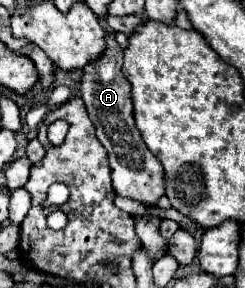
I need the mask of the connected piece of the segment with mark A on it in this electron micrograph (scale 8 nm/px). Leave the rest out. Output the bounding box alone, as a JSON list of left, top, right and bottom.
[82,34,164,204]

